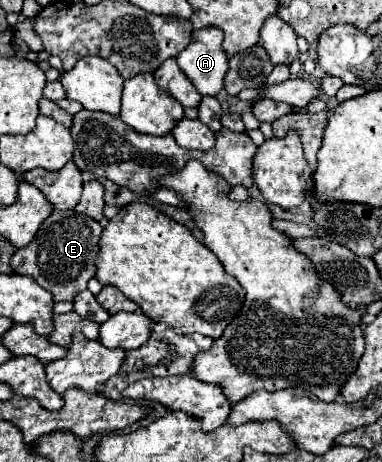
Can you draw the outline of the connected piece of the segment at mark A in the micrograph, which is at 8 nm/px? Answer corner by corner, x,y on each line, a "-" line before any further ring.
216,26
194,30
190,44
176,56
176,62
202,96
216,96
224,88
224,76
228,72
228,56
222,50
222,30

